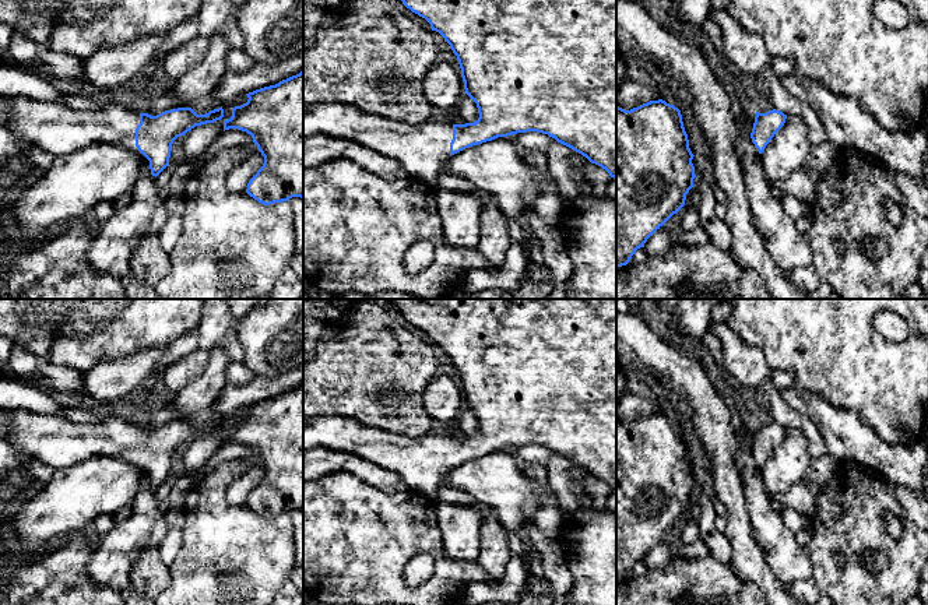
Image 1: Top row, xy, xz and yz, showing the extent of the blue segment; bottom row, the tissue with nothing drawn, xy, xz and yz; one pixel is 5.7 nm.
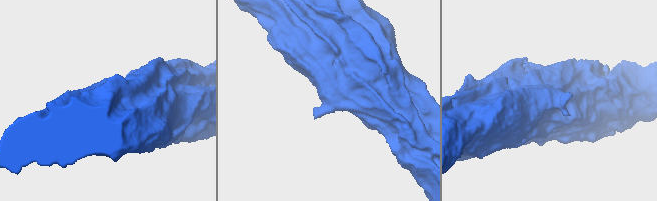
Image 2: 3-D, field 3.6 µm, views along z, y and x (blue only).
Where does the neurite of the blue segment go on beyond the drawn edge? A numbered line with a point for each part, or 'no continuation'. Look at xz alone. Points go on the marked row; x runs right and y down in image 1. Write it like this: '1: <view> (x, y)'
1: xz (422, 150)

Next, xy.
1: xy (58, 129)

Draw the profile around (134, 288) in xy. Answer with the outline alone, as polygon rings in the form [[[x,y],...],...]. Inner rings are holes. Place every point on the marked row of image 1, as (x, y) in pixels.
[[[131,272],[123,278],[126,299],[162,299],[152,286],[137,279]]]

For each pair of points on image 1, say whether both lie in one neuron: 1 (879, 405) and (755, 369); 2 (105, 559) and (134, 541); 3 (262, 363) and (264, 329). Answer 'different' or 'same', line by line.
1: different
2: same
3: same

